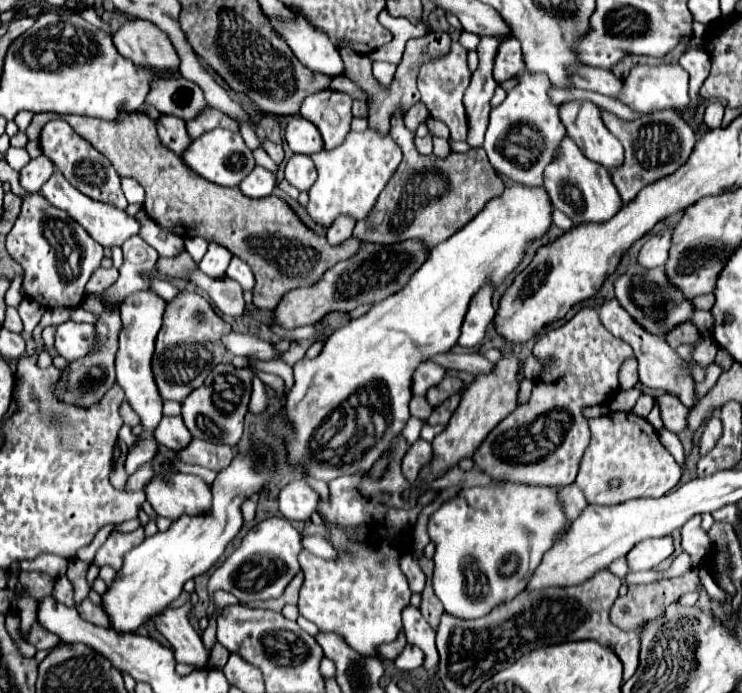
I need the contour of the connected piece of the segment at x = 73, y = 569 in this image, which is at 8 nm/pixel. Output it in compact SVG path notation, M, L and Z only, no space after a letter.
M71 560L69 562L67 576L69 576L69 582L75 588L75 602L81 602L81 598L87 598L87 594L89 594L87 570L89 570L89 566L85 562L81 562L81 560Z

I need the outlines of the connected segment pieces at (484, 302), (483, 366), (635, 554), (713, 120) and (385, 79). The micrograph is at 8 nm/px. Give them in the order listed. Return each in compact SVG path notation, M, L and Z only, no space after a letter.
M489 282L471 298L469 302L469 310L465 314L463 320L463 330L461 330L461 338L459 344L461 346L475 346L483 340L485 336L485 328L489 326L489 322L493 320L495 308L491 304L491 296L493 296L493 284L489 286Z
M445 352L445 354L437 354L431 358L433 362L445 366L445 368L457 368L457 370L465 370L473 376L479 374L489 374L493 370L493 362L489 362L485 356L481 354L455 354L455 352Z
M671 536L647 538L645 542L633 546L633 550L627 554L627 566L629 570L651 570L671 554L673 554Z
M711 100L707 104L707 108L705 108L705 116L703 116L705 124L709 128L719 128L721 126L721 118L723 118L723 104L719 100Z
M373 62L373 76L377 78L379 84L389 86L389 82L393 80L395 68L397 68L397 66L391 64L391 62Z

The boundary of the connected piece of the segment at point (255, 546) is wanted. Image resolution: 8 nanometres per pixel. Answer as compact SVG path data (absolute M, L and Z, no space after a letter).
M267 518L247 532L241 546L213 572L209 580L209 594L215 590L233 592L241 602L279 598L287 584L301 572L297 556L301 552L301 534L285 518Z

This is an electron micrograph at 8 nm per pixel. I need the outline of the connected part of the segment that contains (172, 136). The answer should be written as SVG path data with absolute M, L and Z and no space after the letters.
M161 114L157 118L157 136L161 144L173 150L175 154L181 154L181 150L185 150L185 146L191 142L185 130L185 120L171 114Z

